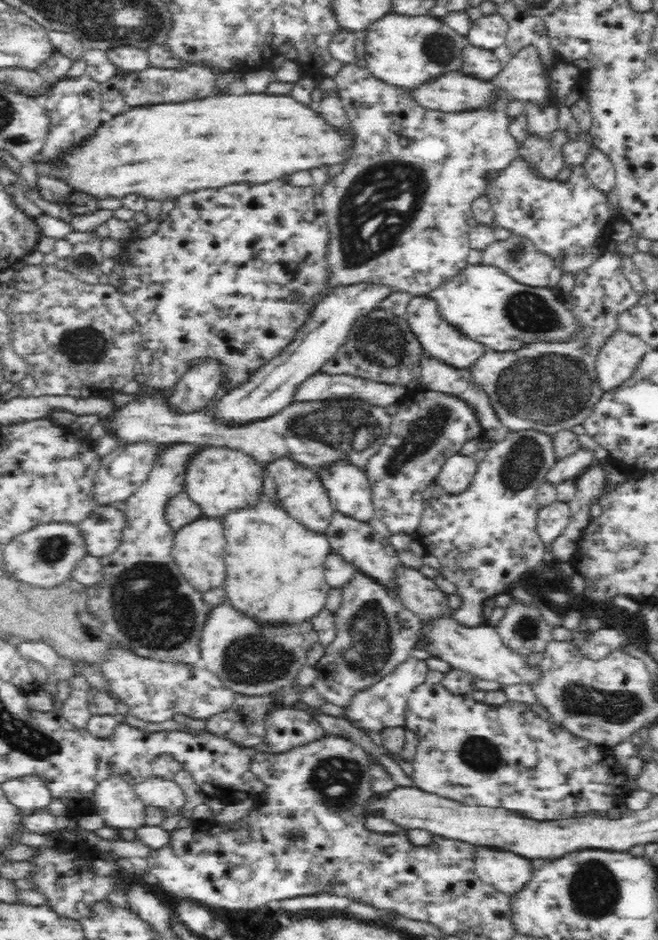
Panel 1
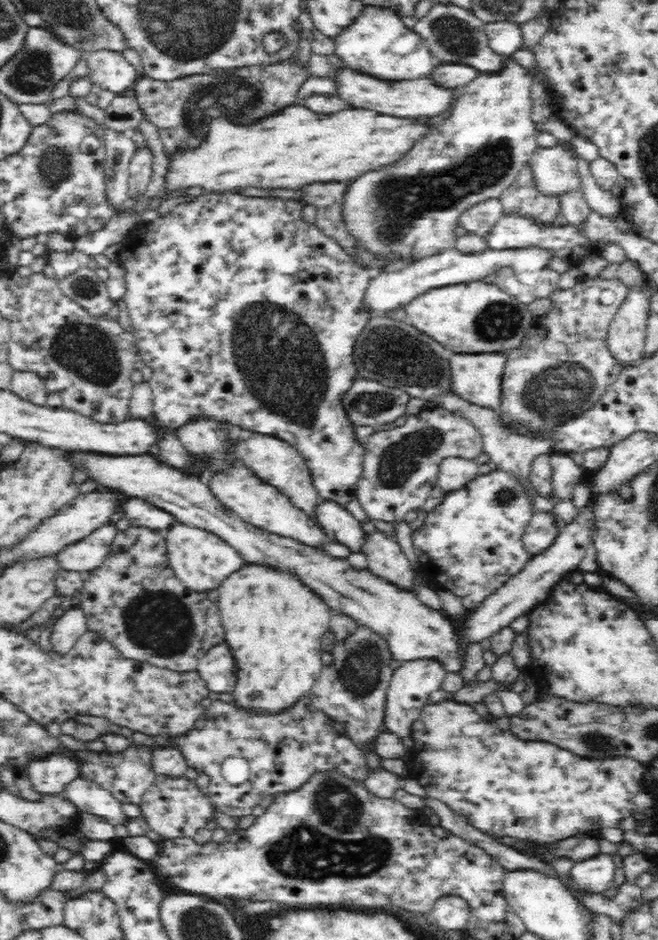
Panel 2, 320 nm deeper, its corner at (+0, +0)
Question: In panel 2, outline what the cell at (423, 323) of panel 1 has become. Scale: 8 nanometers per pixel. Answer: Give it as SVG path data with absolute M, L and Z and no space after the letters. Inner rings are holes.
M503 352L456 353L448 359L451 388L467 401L497 410L506 357Z

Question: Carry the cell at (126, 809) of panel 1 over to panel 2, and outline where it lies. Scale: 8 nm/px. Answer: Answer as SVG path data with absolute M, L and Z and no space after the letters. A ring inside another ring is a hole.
M76 778L66 786L64 796L79 812L100 816L110 824L126 824L128 816L122 810L123 802L118 801L106 787L88 779Z

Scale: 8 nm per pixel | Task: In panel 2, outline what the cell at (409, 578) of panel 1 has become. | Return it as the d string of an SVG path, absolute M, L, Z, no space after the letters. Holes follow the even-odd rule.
M380 530L367 534L366 546L362 552L367 558L368 571L394 586L414 593L417 569L410 565L396 536Z

